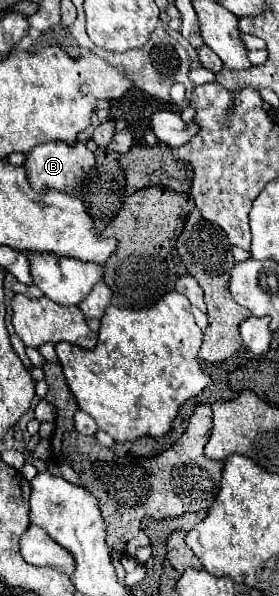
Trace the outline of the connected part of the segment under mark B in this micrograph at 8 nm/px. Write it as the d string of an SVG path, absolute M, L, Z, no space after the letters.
M52 141L52 143L44 143L34 147L28 155L26 155L26 171L30 177L32 187L36 187L36 191L48 191L48 189L56 189L68 195L78 195L80 187L78 181L84 179L84 171L90 171L90 167L94 165L94 153L86 147L84 141L78 141L74 147L68 147L62 141Z

